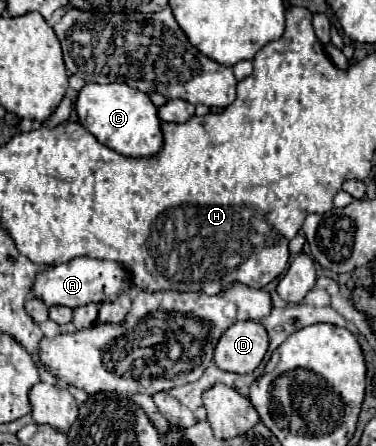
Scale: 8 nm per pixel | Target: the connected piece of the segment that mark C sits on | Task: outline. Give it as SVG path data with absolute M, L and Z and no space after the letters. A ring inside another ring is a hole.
M85 84L77 94L75 110L79 116L79 124L87 132L91 132L101 144L113 148L123 156L147 158L155 156L161 150L163 136L159 128L161 120L157 116L157 108L147 94L129 88L127 84Z

